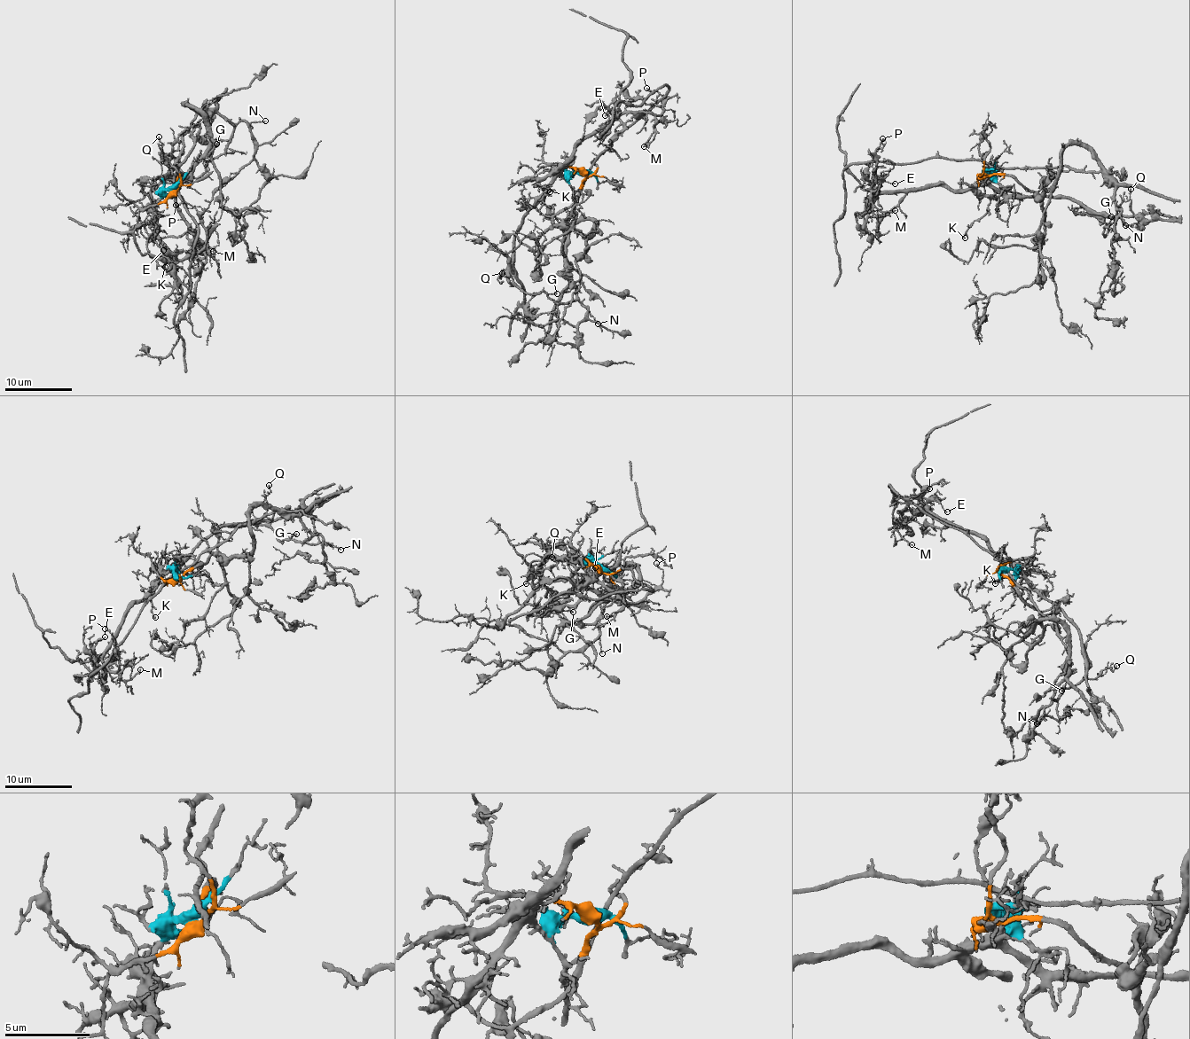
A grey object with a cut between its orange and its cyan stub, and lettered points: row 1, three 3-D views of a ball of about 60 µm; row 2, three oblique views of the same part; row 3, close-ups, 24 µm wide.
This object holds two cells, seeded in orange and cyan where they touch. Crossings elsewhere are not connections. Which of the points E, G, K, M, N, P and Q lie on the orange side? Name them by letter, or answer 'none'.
G, N, Q

